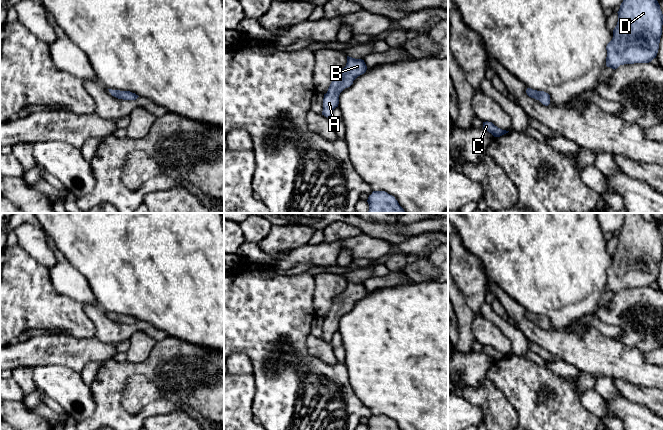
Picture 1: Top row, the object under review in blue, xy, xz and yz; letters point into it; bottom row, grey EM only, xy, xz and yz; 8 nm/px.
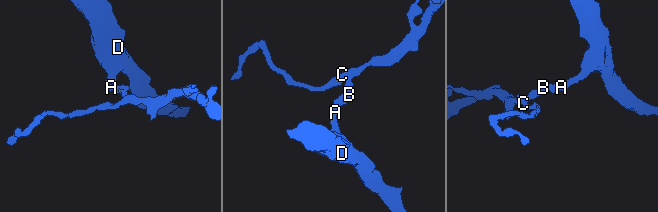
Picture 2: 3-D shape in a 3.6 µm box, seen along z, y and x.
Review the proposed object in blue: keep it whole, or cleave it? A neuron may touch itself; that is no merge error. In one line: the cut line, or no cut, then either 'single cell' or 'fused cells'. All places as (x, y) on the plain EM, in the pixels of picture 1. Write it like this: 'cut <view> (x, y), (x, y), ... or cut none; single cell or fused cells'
cut none; single cell

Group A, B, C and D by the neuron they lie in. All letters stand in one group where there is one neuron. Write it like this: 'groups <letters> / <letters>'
groups A B C D

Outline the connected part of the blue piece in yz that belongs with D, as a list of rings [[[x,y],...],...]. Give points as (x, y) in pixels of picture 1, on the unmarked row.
[[[624,213],[624,223],[617,237],[613,262],[606,270],[606,290],[615,294],[624,288],[651,286],[658,277],[663,249],[663,238],[656,220],[645,220],[642,213]]]

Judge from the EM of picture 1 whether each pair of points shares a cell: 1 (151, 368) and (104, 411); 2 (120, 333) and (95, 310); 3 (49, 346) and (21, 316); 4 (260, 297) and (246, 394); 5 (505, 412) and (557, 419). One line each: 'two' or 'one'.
1: one
2: one
3: two
4: two
5: two

